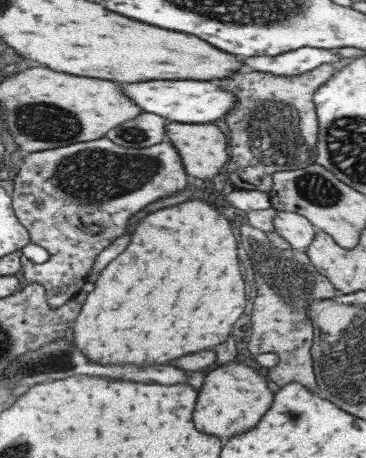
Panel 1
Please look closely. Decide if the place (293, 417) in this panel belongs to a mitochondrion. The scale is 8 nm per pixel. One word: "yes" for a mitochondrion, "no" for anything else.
yes

